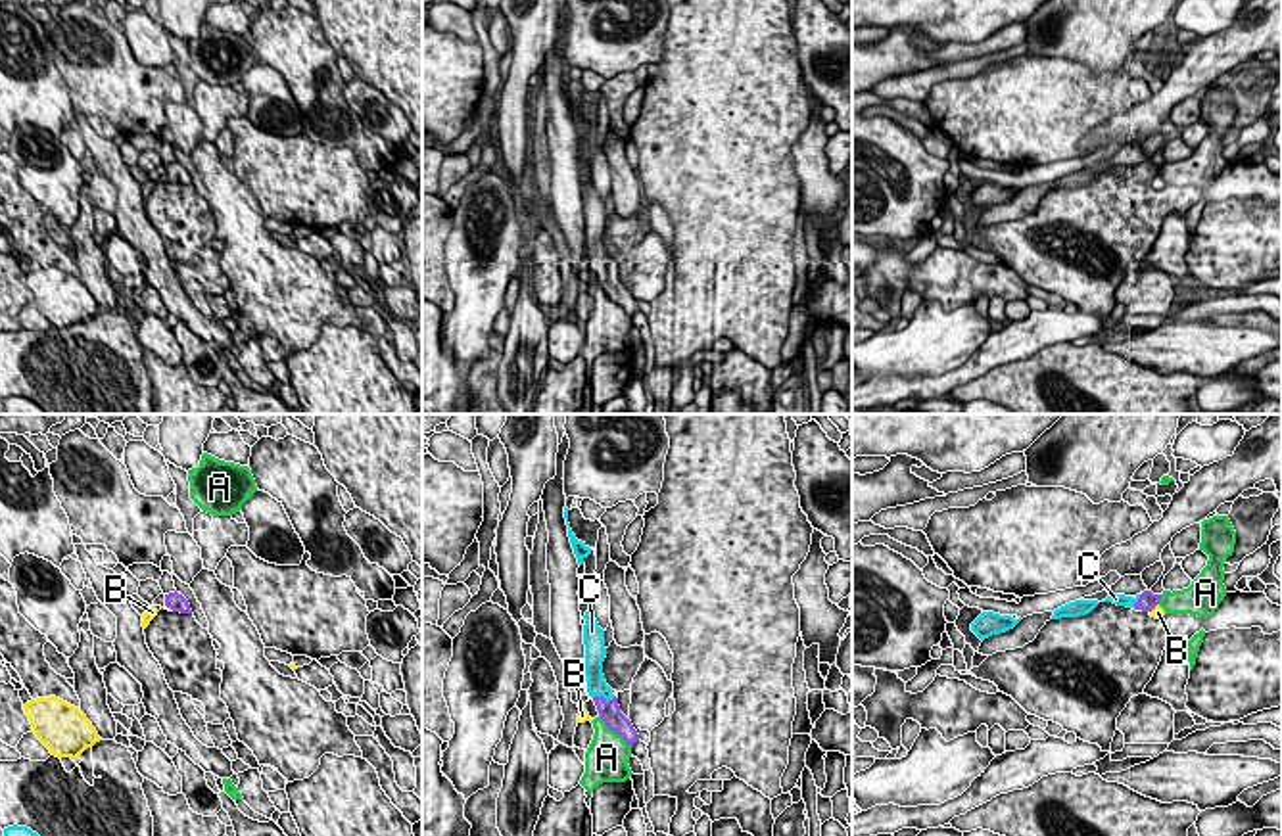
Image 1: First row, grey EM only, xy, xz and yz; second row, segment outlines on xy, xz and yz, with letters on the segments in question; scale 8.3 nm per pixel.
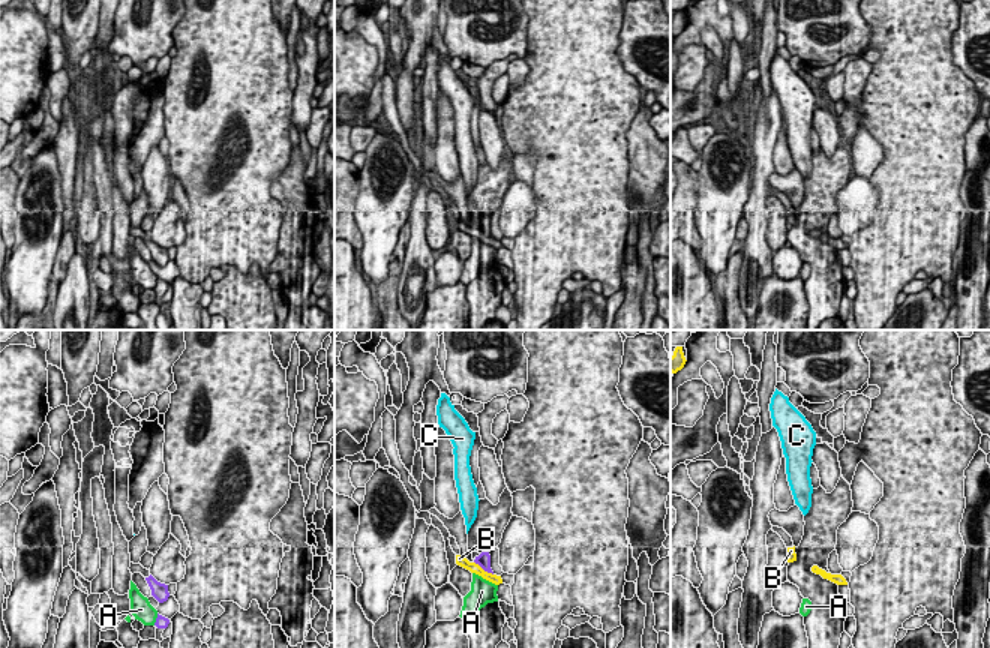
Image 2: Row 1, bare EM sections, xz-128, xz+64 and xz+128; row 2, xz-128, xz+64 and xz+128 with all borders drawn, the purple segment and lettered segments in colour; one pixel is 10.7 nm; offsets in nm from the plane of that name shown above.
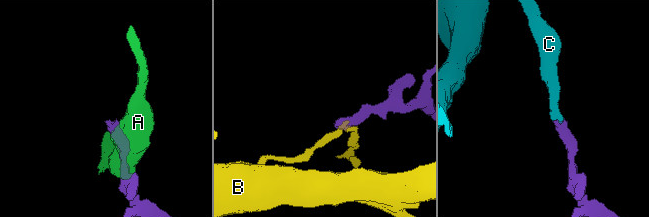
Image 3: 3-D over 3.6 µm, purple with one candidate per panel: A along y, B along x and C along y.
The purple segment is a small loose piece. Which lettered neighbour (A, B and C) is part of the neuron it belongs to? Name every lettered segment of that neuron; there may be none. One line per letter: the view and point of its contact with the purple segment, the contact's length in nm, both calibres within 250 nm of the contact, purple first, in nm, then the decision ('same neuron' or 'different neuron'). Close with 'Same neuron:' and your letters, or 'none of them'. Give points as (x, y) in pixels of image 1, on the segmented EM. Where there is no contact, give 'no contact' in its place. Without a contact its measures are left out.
A: contact xz (615, 731); length 380 nm; calibres 180 and 360 nm; different neuron
B: contact yz (1154, 606); length 120 nm; calibres 160 and 120 nm; different neuron
C: contact xz (603, 698); length 190 nm; calibres 180 and 160 nm; same neuron
Same neuron: C

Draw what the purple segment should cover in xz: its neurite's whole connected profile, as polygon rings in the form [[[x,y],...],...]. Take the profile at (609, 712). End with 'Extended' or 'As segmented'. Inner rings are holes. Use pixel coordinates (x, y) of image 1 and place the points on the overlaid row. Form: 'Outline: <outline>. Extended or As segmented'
Outline: [[[591,602],[583,619],[587,692],[593,698],[599,717],[606,723],[606,727],[620,734],[626,740],[626,744],[633,748],[633,744],[639,740],[639,734],[633,729],[631,721],[620,711],[618,698],[612,694],[612,688],[605,681],[605,631],[599,627],[593,615]]]. Extended

